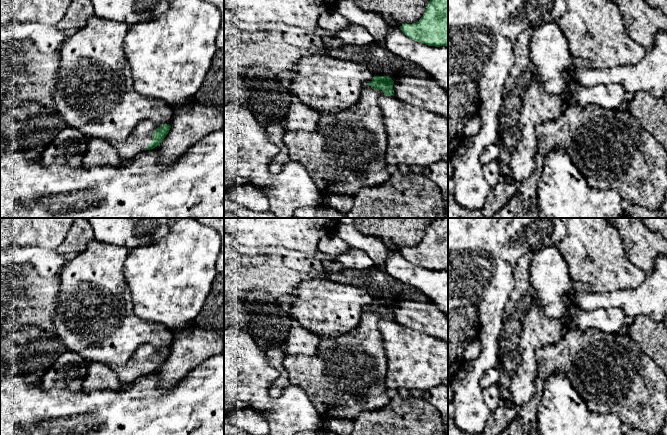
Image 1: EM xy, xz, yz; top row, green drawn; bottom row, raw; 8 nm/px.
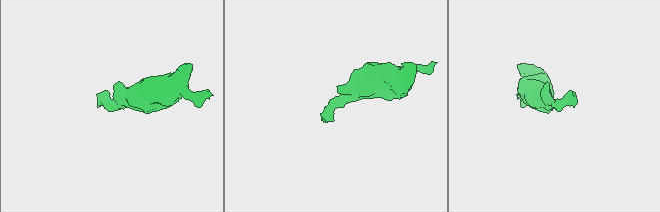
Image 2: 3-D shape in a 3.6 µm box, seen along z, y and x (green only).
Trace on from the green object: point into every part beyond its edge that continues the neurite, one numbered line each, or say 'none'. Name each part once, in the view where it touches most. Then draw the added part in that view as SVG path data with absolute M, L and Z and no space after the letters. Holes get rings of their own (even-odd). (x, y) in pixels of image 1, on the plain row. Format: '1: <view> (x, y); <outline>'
1: xy (141, 360); M150 345L140 346L125 365L115 366L113 370L117 373L122 387L125 387L137 378L145 375L152 366L152 357L159 350Z

